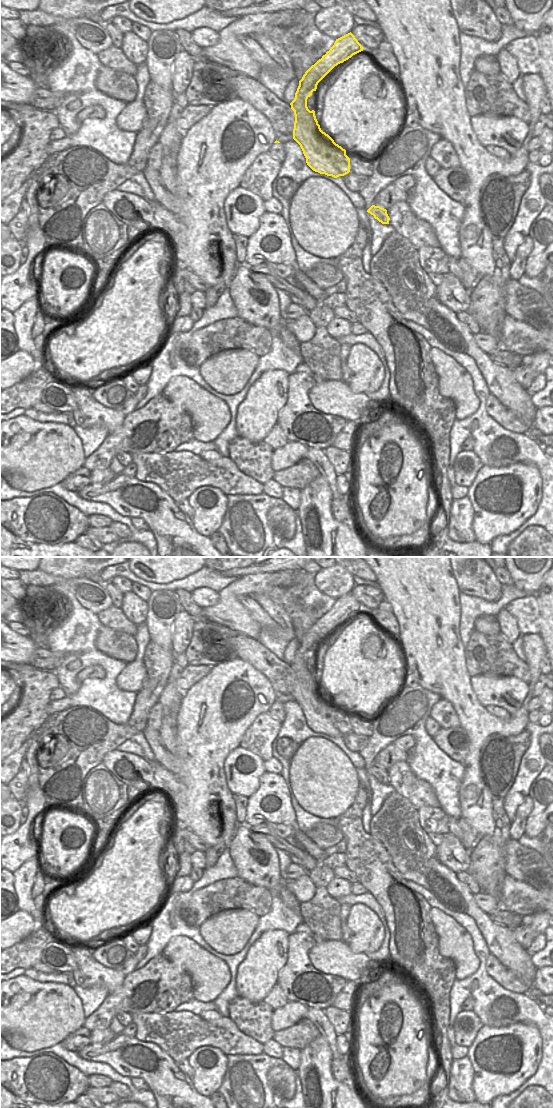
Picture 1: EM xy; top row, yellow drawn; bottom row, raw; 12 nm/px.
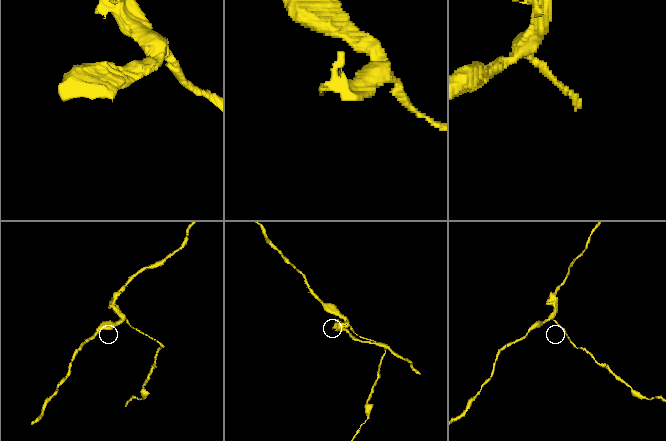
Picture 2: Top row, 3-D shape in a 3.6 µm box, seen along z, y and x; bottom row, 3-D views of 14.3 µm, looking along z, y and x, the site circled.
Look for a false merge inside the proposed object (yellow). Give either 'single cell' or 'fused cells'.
fused cells

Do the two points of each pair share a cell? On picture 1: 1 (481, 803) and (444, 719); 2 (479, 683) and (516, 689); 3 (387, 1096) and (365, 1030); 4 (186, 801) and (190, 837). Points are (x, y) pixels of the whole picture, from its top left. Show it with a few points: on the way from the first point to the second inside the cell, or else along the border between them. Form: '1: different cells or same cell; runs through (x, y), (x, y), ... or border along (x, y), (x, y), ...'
1: different cells; border along (451, 704), (457, 715), (459, 726)
2: same cell; runs through (488, 688), (507, 689)
3: same cell; runs through (385, 1080), (379, 1074), (379, 1057), (374, 1046)
4: different cells; border along (173, 817), (180, 820), (208, 843)

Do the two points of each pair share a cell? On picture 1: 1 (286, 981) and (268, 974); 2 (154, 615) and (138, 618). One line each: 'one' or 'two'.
1: two
2: two

